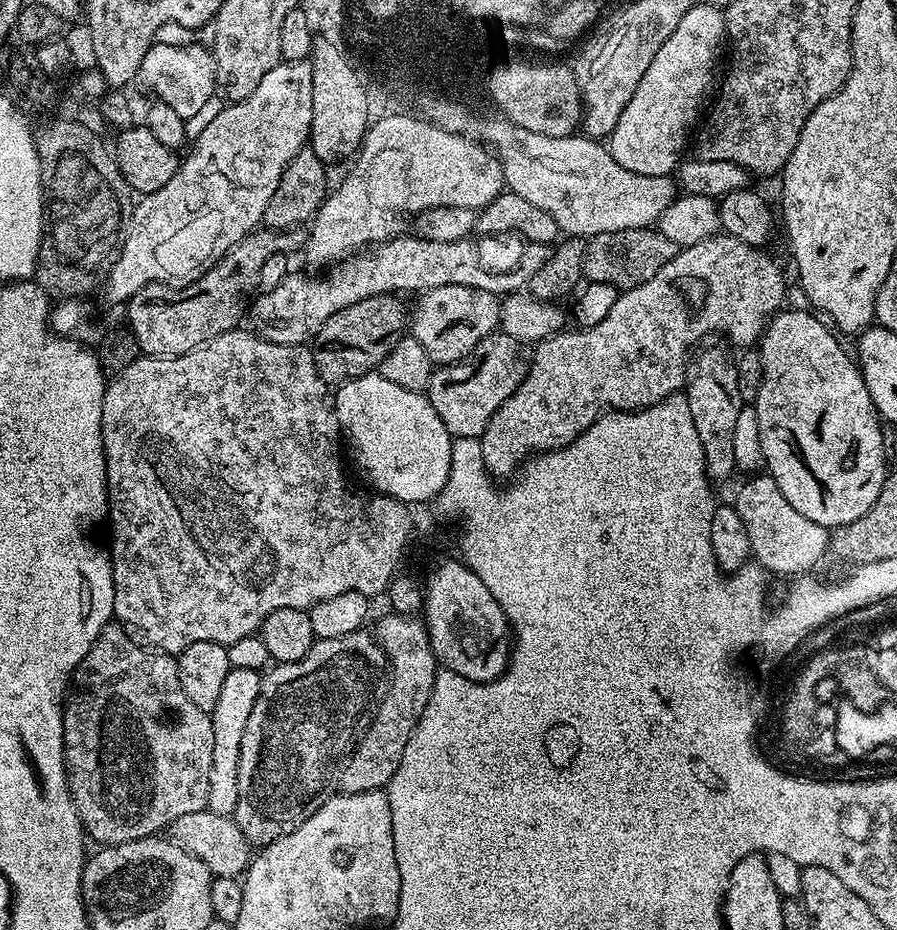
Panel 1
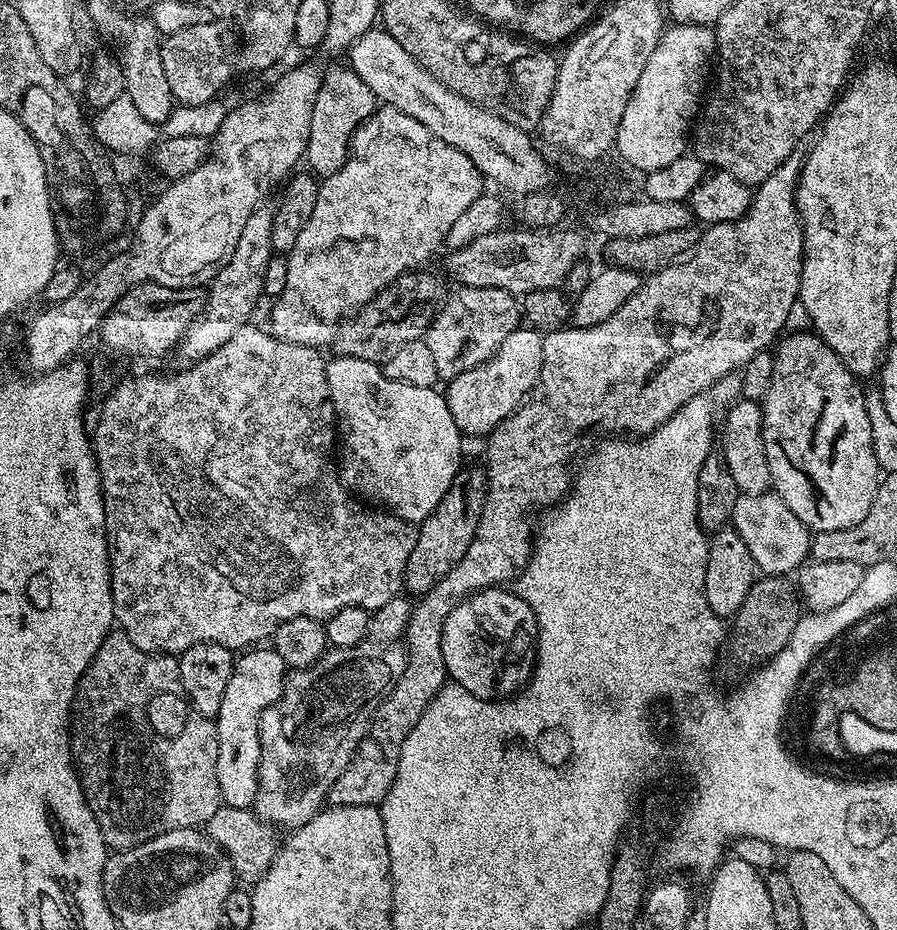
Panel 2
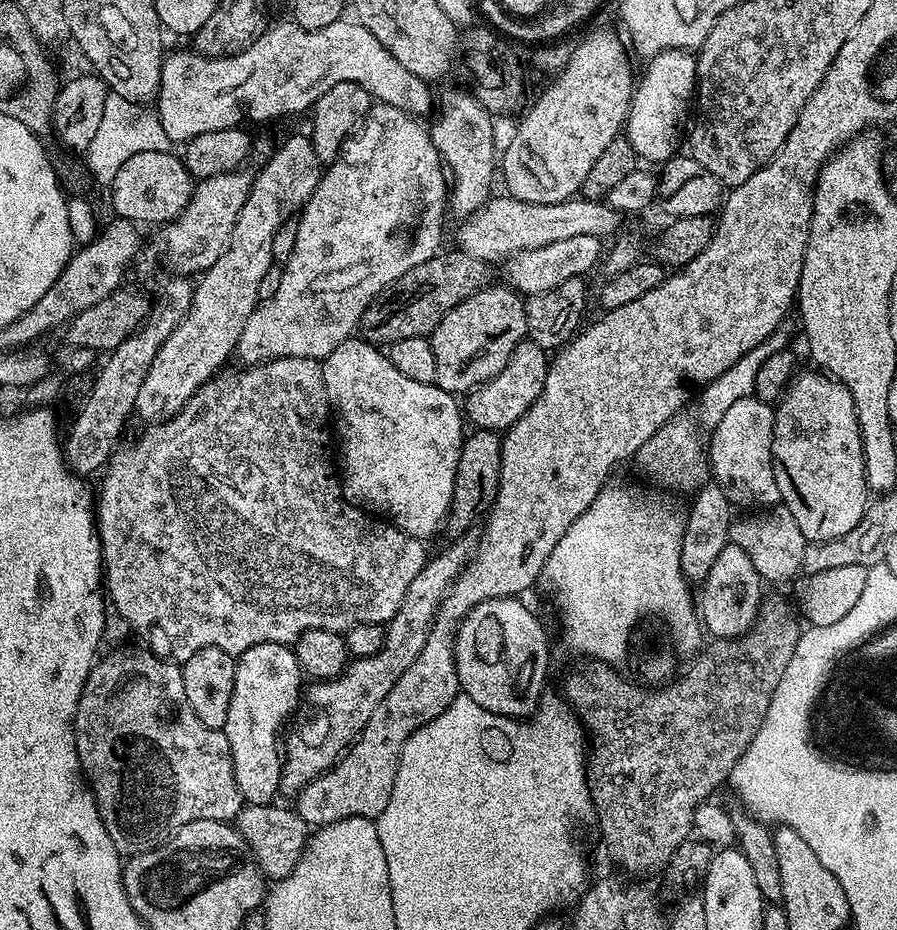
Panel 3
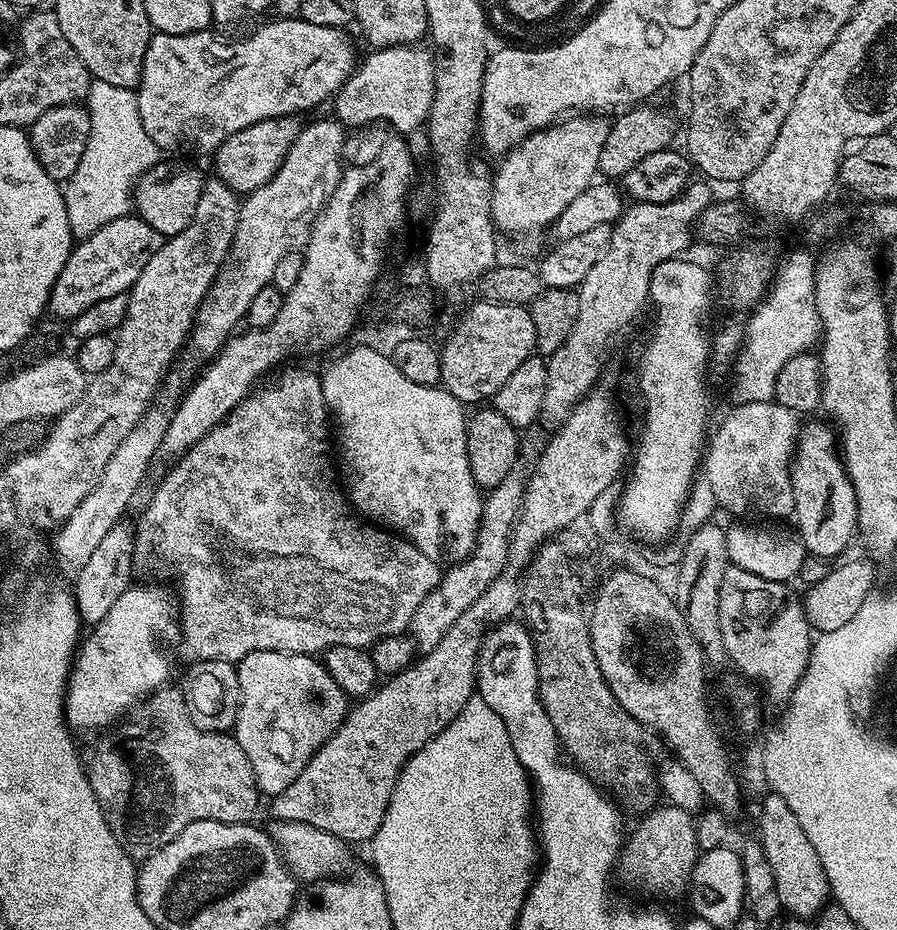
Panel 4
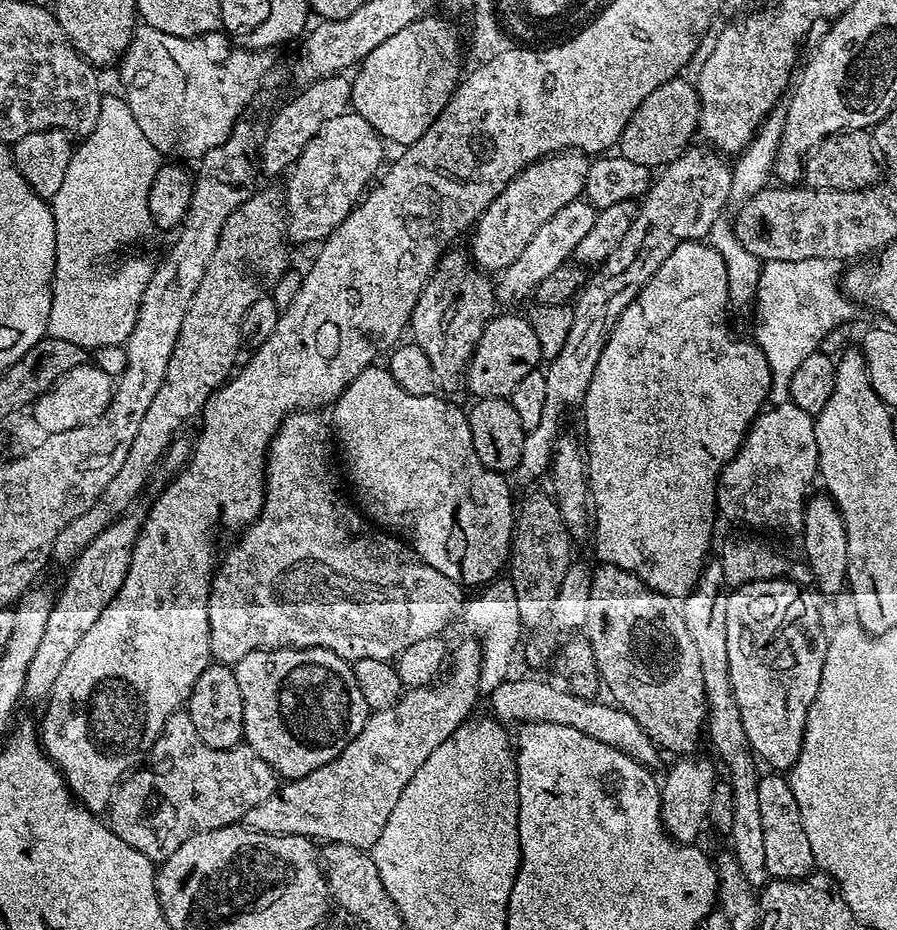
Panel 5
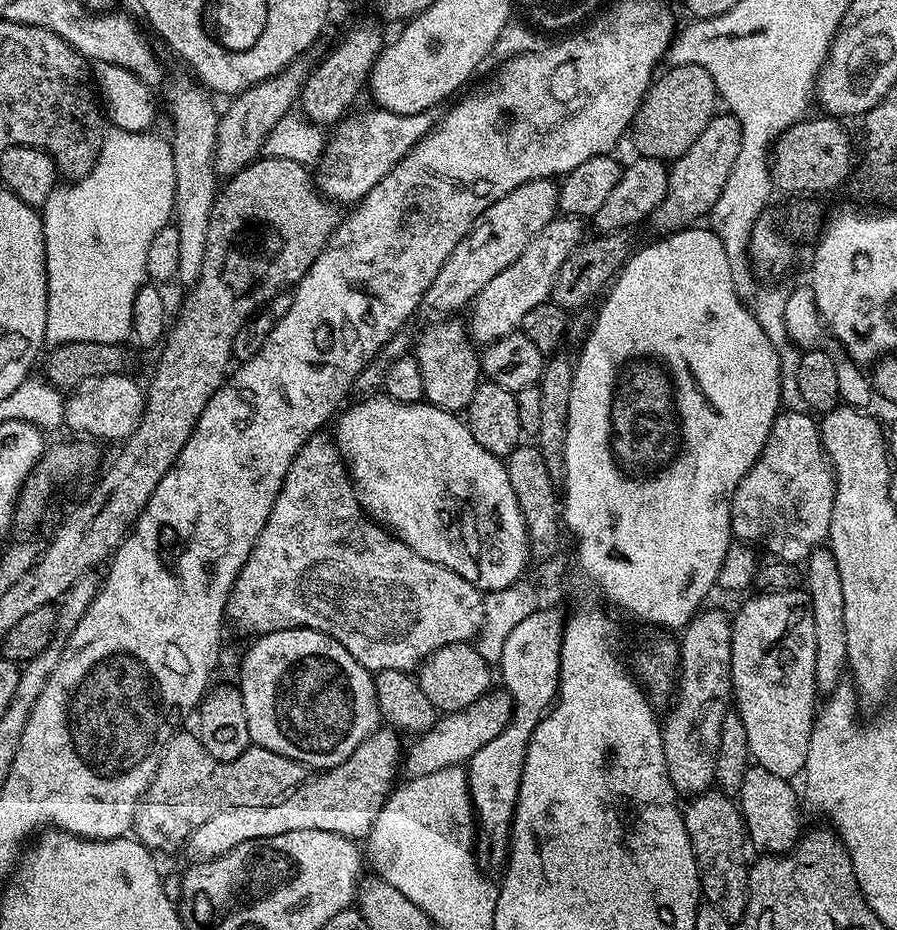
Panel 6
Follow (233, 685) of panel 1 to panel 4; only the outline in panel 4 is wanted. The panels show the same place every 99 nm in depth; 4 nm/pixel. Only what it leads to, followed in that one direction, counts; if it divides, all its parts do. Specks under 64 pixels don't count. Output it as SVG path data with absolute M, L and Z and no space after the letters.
M254 650L236 664L240 709L234 735L250 758L256 785L265 797L282 794L350 711L350 697L334 682L315 655Z

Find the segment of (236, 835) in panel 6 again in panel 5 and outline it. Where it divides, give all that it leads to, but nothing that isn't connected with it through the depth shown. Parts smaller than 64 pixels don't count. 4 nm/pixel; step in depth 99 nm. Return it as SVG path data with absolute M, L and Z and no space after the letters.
M476 638L464 640L457 648L453 647L450 652L450 667L443 673L442 678L427 684L424 688L409 688L401 695L400 699L394 701L388 708L373 711L368 717L366 726L340 751L338 758L326 762L326 766L318 766L318 770L314 770L297 780L287 781L278 791L270 794L270 798L266 798L266 802L262 802L257 808L244 815L243 827L252 828L256 832L274 834L275 836L307 836L316 842L345 844L346 846L358 846L359 848L370 850L374 846L374 842L378 842L378 834L382 834L382 826L386 826L386 818L390 818L390 810L394 810L394 805L398 802L402 790L406 788L406 782L410 782L410 778L418 772L418 766L422 766L422 762L426 762L426 758L430 758L430 754L434 754L434 750L438 750L438 746L442 746L442 742L446 742L446 738L450 738L450 734L454 734L454 730L458 730L458 726L462 726L464 721L469 719L469 716L473 713L471 712L472 706L475 704L476 698L478 699L481 695L479 690L479 668L482 666L482 654L481 642Z

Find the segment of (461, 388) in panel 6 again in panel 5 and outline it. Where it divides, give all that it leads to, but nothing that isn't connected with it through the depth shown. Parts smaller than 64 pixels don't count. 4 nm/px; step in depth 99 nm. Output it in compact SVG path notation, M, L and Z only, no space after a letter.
M455 250L445 252L421 290L410 321L411 343L417 344L422 354L426 354L430 360L430 370L434 372L436 383L441 389L456 388L459 384L461 387L462 377L478 338L497 308L493 281L473 265L469 253Z

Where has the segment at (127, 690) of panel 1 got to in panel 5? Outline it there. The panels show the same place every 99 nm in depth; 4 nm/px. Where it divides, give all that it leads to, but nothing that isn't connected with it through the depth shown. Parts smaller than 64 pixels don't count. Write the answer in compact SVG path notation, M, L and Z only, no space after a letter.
M177 710L170 714L146 760L147 763L143 766L129 772L113 792L106 809L106 823L114 830L114 834L118 834L118 838L122 838L122 842L126 842L126 846L134 846L138 854L146 854L146 858L154 862L163 862L170 858L170 854L174 854L174 850L178 850L178 846L182 846L182 842L186 842L186 838L194 834L227 828L243 821L247 812L266 802L270 794L278 791L275 770L262 762L262 758L258 758L252 748L243 742L232 748L206 746L206 742L198 738L194 722L186 710Z

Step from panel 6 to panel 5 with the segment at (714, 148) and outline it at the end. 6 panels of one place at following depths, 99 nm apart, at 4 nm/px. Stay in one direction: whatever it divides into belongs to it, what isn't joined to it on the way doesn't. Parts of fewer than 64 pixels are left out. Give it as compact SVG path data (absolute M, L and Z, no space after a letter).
M690 146L685 150L683 156L674 158L669 164L663 165L659 169L658 175L653 179L652 187L648 189L646 195L639 201L636 209L634 223L630 230L626 230L626 235L622 237L622 242L614 246L610 258L606 258L595 269L596 272L587 277L584 281L584 287L580 289L572 304L572 313L574 314L574 323L570 325L570 335L566 338L566 346L558 350L556 357L550 361L546 368L546 402L542 406L542 420L538 426L527 429L522 446L522 458L518 462L514 473L515 479L536 480L548 471L548 463L552 460L552 441L558 435L556 429L556 419L563 414L564 408L572 408L581 403L586 392L586 386L590 384L590 378L594 376L594 366L598 364L598 358L602 352L602 346L608 341L608 335L612 333L612 328L618 322L622 310L634 302L634 298L654 278L658 266L691 240L700 242L707 237L708 231L714 226L716 220L725 215L724 207L730 204L732 195L730 194L730 182L732 181L732 170L723 155L717 154L713 149L707 146Z

